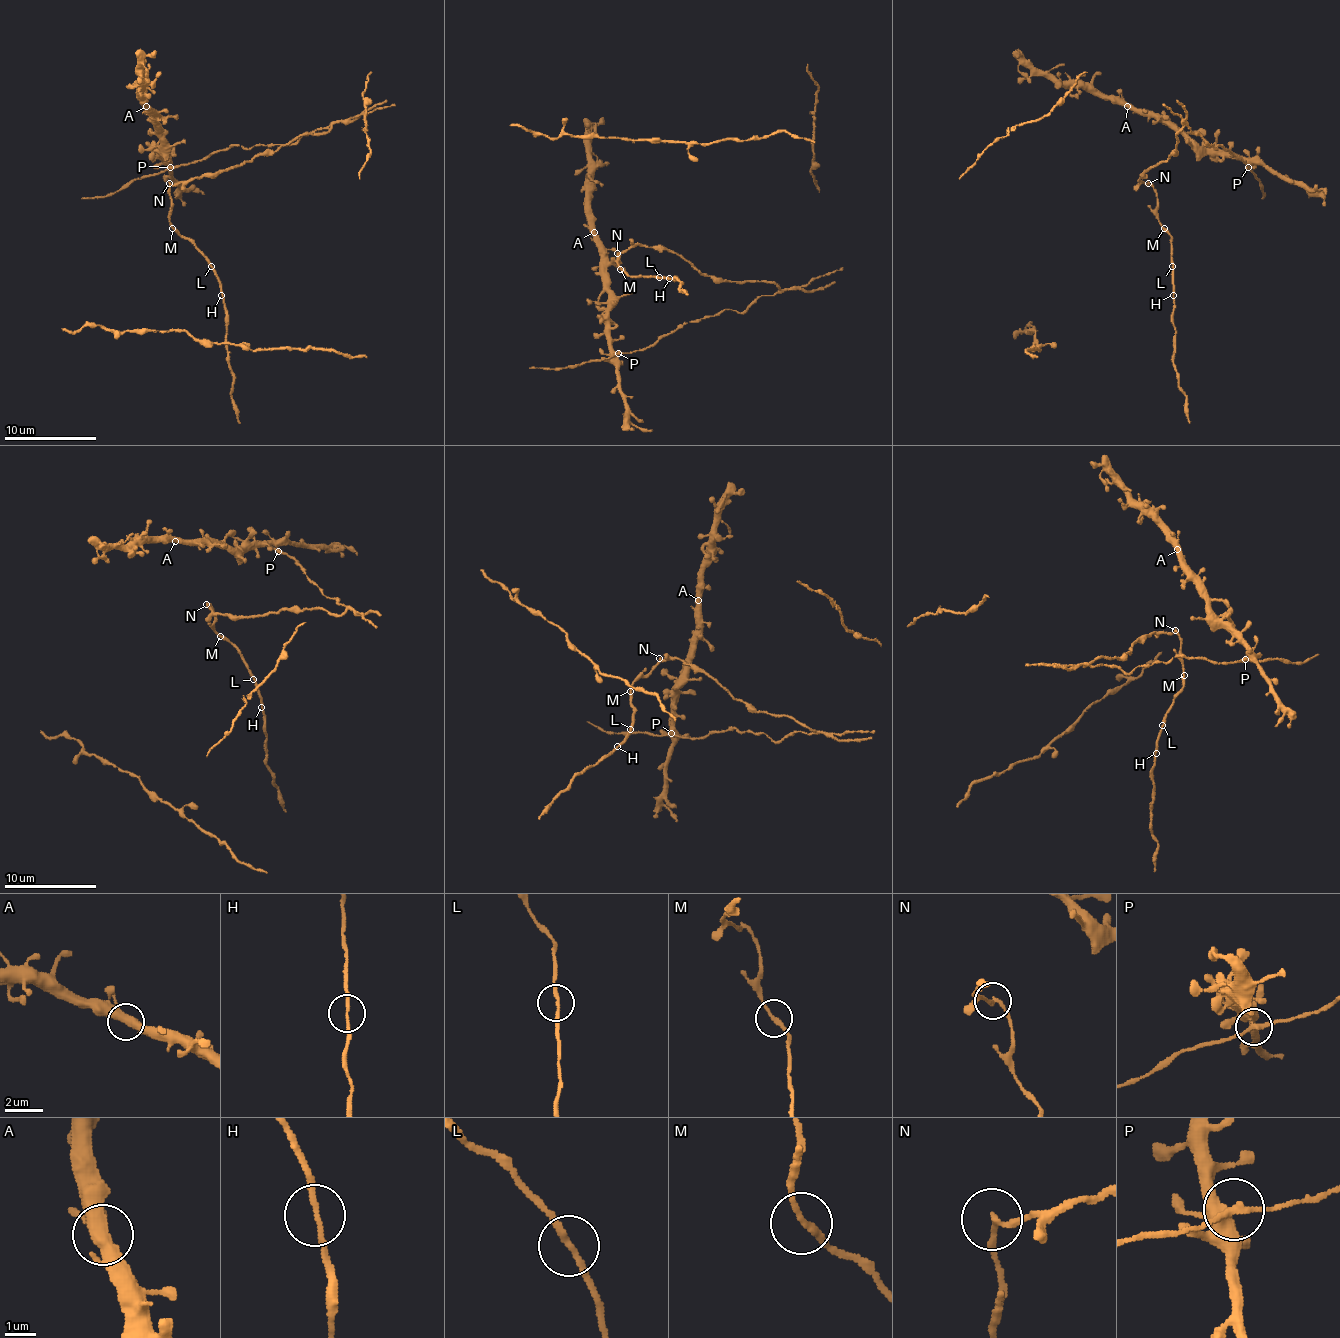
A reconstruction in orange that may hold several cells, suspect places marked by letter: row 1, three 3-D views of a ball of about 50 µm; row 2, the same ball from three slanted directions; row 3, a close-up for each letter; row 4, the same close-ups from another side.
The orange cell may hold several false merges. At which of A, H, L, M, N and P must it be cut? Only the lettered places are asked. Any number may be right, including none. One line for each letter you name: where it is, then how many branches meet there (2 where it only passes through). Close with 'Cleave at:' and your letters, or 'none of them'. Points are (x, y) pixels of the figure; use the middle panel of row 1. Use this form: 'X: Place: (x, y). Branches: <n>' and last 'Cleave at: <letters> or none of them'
N: Place: (617, 253). Branches: 2
P: Place: (618, 353). Branches: 3
Cleave at: N, P

